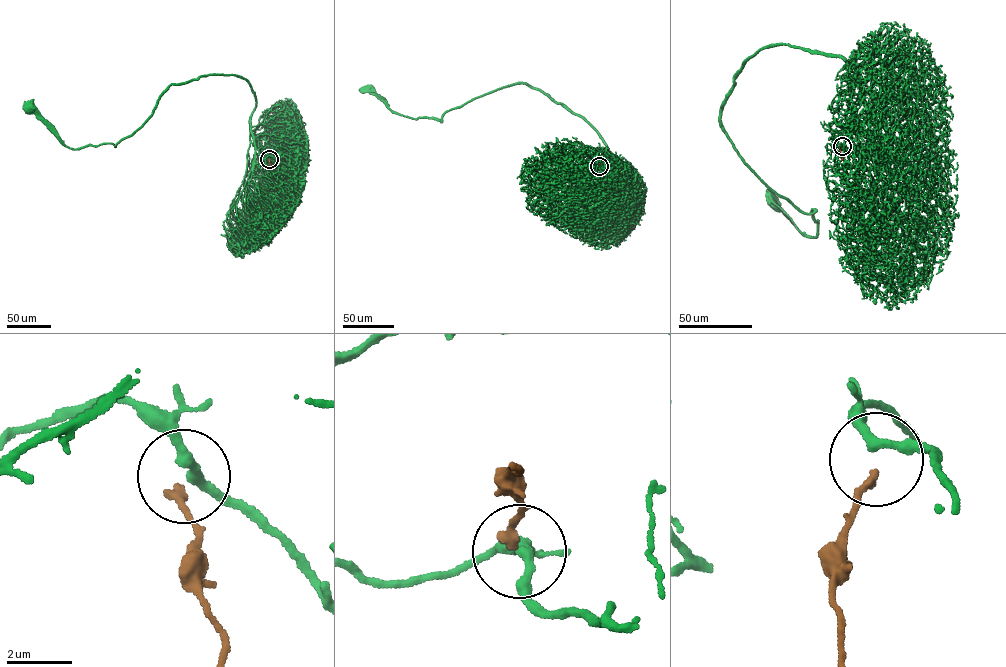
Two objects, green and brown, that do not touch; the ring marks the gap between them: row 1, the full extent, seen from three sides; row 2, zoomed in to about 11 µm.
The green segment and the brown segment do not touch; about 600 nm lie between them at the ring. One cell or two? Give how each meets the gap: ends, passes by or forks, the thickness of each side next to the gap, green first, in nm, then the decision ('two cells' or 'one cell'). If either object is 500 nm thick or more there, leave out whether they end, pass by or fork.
green passes by | brown ends | 300/280 nm | two cells

